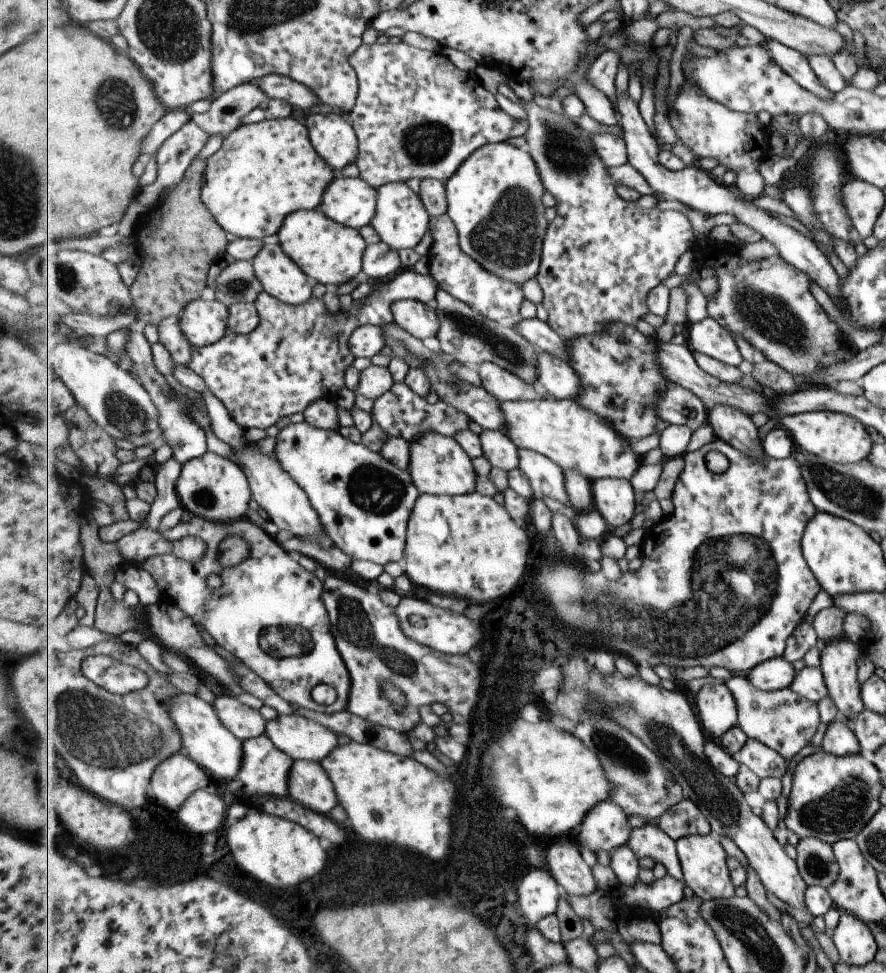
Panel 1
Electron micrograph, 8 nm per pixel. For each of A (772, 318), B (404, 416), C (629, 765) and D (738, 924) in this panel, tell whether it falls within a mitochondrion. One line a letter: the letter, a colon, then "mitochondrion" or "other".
A: mitochondrion
B: other
C: mitochondrion
D: mitochondrion

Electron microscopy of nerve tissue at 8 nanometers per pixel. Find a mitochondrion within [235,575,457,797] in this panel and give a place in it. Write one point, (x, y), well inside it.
(354, 627)

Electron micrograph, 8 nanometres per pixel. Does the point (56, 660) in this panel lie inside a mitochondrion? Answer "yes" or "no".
no

